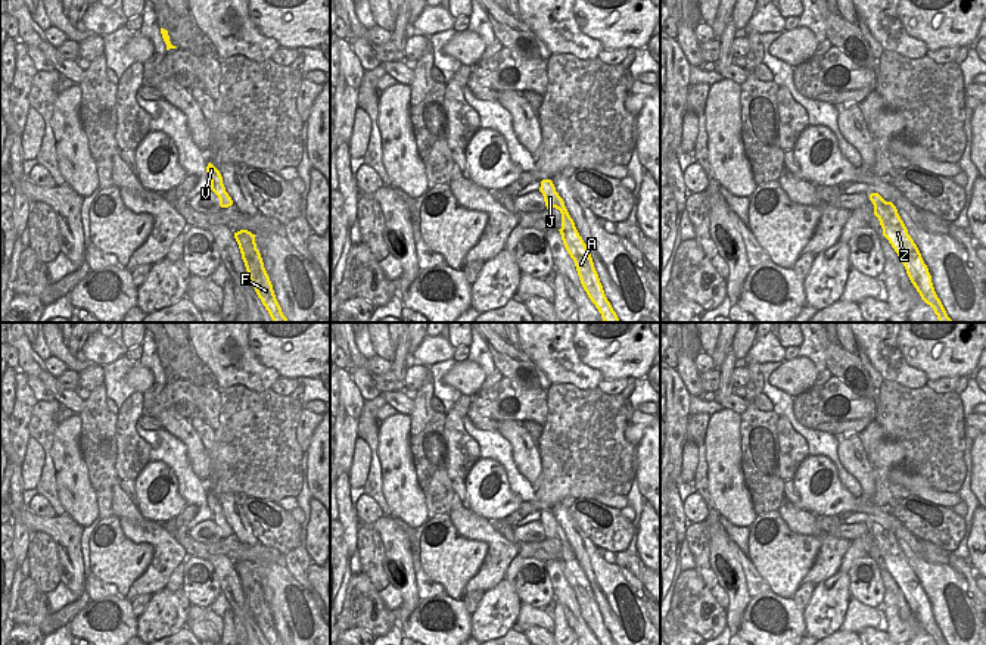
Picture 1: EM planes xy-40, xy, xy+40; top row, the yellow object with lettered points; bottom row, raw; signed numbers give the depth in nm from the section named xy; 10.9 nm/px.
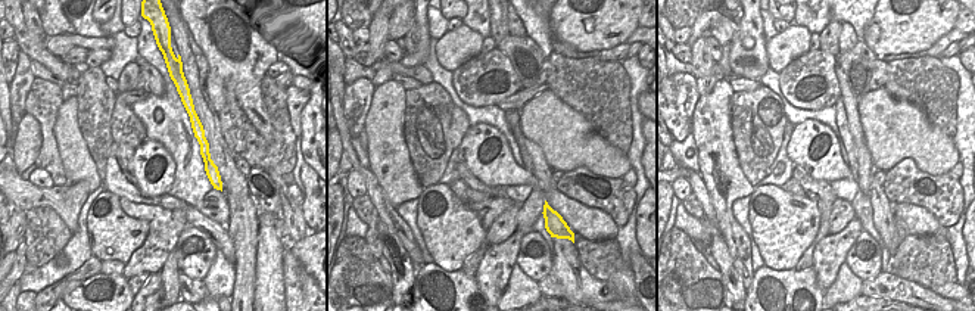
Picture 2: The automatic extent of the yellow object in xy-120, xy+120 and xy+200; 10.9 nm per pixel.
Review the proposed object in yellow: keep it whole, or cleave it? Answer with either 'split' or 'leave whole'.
leave whole

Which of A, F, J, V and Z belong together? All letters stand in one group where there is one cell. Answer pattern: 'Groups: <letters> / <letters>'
Groups: A F J V Z

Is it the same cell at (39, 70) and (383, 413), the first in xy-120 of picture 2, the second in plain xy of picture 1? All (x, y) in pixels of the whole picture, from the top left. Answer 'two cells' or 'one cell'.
two cells

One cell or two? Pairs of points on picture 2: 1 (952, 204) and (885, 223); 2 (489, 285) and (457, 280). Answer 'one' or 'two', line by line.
1: two
2: two

